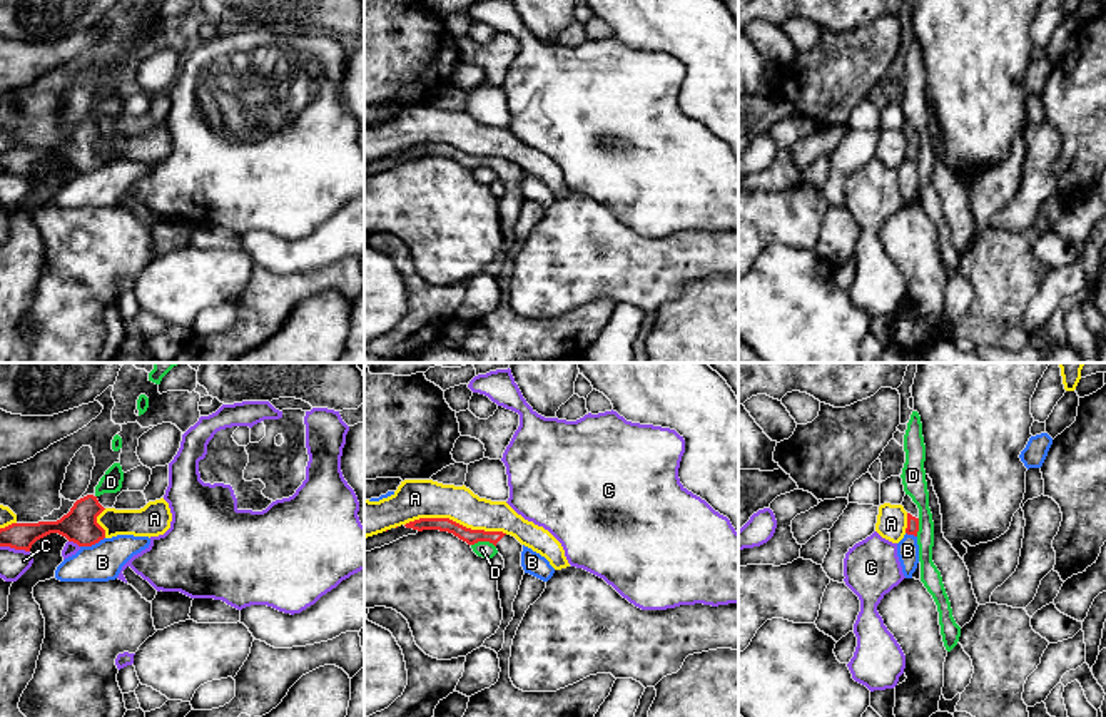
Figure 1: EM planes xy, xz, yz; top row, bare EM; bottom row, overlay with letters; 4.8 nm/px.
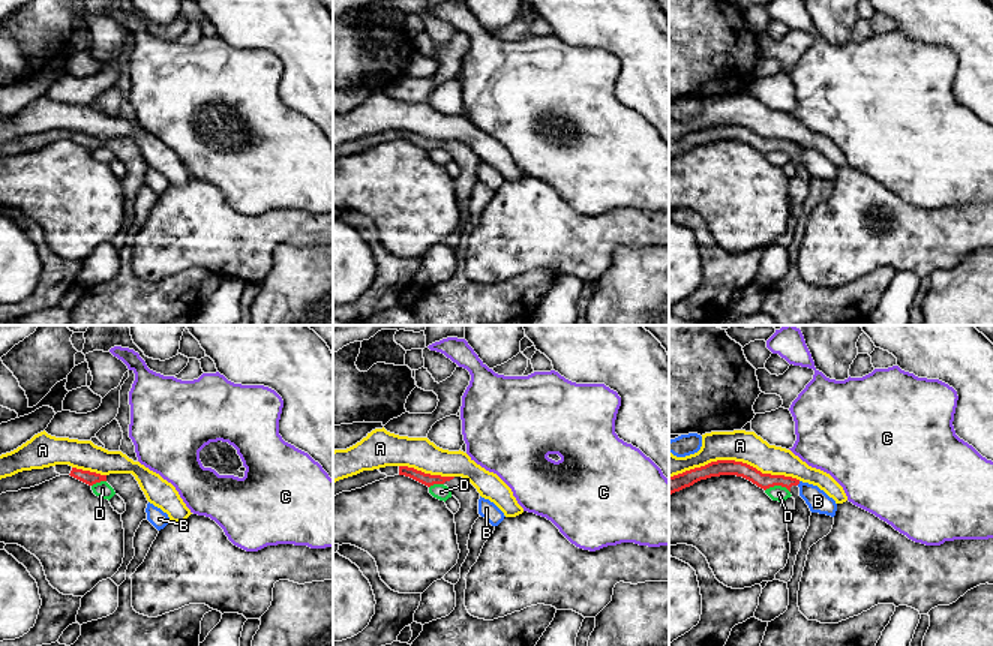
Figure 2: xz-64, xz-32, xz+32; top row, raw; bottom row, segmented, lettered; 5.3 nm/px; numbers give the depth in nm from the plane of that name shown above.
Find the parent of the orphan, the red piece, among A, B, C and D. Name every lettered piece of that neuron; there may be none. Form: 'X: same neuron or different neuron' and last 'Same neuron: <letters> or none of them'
A: different neuron
B: different neuron
C: different neuron
D: different neuron
Same neuron: none of them

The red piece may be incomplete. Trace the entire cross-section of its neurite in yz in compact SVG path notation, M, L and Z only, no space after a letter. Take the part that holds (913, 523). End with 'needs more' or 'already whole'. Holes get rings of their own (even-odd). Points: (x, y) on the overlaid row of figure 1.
M909 495L904 496L902 506L907 511L906 533L917 536L917 531L919 531L919 508Z | needs more

